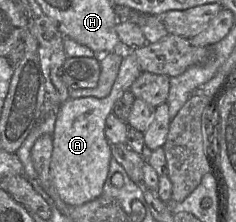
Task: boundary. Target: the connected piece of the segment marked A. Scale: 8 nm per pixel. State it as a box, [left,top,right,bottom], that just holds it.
[50,49,141,205]

